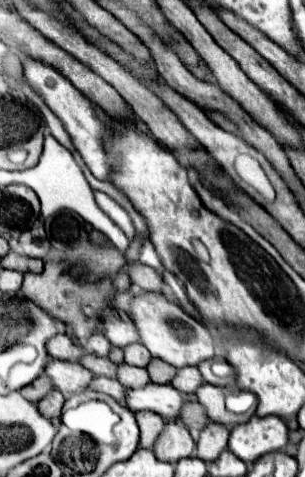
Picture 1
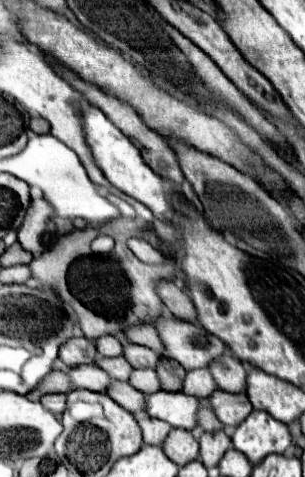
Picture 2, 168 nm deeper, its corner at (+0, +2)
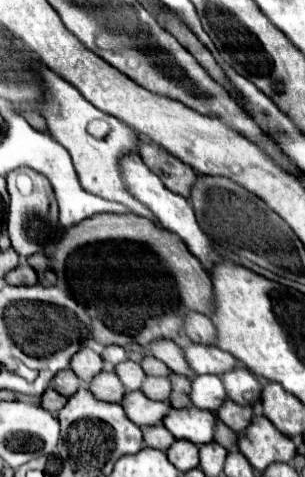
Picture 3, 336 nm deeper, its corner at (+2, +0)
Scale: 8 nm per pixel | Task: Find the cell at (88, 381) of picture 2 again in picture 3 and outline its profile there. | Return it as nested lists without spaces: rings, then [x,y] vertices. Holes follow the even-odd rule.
[[[102,371],[100,375],[96,375],[96,379],[92,379],[88,389],[94,391],[98,399],[110,403],[120,403],[126,397],[126,389],[114,371]]]

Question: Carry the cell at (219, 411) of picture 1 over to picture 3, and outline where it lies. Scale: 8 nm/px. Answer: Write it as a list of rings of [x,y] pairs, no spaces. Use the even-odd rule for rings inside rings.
[[[230,399],[224,401],[224,407],[220,407],[218,411],[218,419],[224,421],[236,433],[242,433],[250,425],[252,417],[254,417],[252,405],[238,405]]]

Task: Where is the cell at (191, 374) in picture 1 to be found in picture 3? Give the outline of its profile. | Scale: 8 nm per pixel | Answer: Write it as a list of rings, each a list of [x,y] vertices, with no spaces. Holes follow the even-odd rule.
[[[196,375],[192,379],[190,399],[198,409],[216,413],[216,409],[228,399],[228,393],[218,375]]]

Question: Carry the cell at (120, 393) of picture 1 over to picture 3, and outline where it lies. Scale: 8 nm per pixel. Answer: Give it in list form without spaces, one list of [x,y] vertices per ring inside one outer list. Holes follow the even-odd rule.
[[[132,391],[124,397],[122,407],[128,415],[128,419],[132,419],[132,423],[136,423],[138,427],[148,427],[148,425],[160,425],[162,419],[168,413],[168,405],[162,401],[152,401],[148,399],[142,391]]]

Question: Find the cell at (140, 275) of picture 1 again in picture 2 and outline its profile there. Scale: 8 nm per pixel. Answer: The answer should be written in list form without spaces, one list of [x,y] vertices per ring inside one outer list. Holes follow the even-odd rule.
[[[166,279],[156,281],[156,293],[160,295],[160,299],[164,301],[164,305],[166,305],[176,317],[182,317],[184,321],[194,321],[194,323],[198,323],[198,319],[196,319],[196,309],[194,309],[192,299],[186,297],[186,293],[180,293],[174,285],[170,285],[170,281],[166,281]]]

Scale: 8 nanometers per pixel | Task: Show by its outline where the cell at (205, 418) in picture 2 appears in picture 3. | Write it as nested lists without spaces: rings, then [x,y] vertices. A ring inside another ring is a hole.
[[[218,421],[218,425],[216,425],[216,439],[214,441],[230,451],[230,449],[234,449],[238,445],[238,433],[228,429],[224,423]]]

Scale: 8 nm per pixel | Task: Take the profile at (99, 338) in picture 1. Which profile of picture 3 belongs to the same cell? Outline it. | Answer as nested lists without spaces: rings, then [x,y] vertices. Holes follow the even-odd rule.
[[[110,345],[110,347],[104,349],[102,359],[104,359],[108,365],[118,365],[118,363],[126,361],[128,357],[126,357],[126,351],[124,351],[122,347],[118,347],[118,345]]]

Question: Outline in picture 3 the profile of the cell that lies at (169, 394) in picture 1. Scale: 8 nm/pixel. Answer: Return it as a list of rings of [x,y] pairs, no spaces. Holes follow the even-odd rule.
[[[188,407],[184,411],[170,409],[170,413],[164,417],[164,427],[176,439],[186,439],[194,445],[212,443],[214,425],[216,425],[216,417],[208,411],[200,411],[198,407]]]

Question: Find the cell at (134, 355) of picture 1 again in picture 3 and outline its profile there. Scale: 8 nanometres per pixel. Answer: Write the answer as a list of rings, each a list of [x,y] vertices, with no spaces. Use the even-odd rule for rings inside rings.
[[[152,355],[144,357],[144,361],[140,365],[144,367],[146,375],[154,375],[154,377],[168,377],[168,375],[172,375],[172,371],[160,359],[156,359]]]

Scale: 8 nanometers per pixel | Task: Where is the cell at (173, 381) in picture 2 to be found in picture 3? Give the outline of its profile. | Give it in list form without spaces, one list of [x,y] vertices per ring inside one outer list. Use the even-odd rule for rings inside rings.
[[[170,375],[172,381],[172,395],[170,395],[170,405],[174,409],[184,409],[190,407],[190,381],[182,375]]]

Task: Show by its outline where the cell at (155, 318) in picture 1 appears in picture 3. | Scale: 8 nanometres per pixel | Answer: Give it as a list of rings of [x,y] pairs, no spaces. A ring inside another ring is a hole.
[[[192,343],[190,347],[184,349],[184,353],[186,353],[186,359],[188,359],[190,367],[198,375],[202,375],[202,373],[224,375],[226,371],[232,371],[240,365],[236,357],[232,357],[230,353],[226,353],[218,347],[204,347],[204,345]]]

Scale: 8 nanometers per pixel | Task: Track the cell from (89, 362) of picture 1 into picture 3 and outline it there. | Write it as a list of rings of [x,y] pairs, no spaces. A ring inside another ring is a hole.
[[[124,361],[120,363],[120,367],[114,367],[116,375],[120,375],[120,381],[124,383],[124,387],[128,391],[140,391],[146,373],[142,371],[142,367],[134,361]]]

